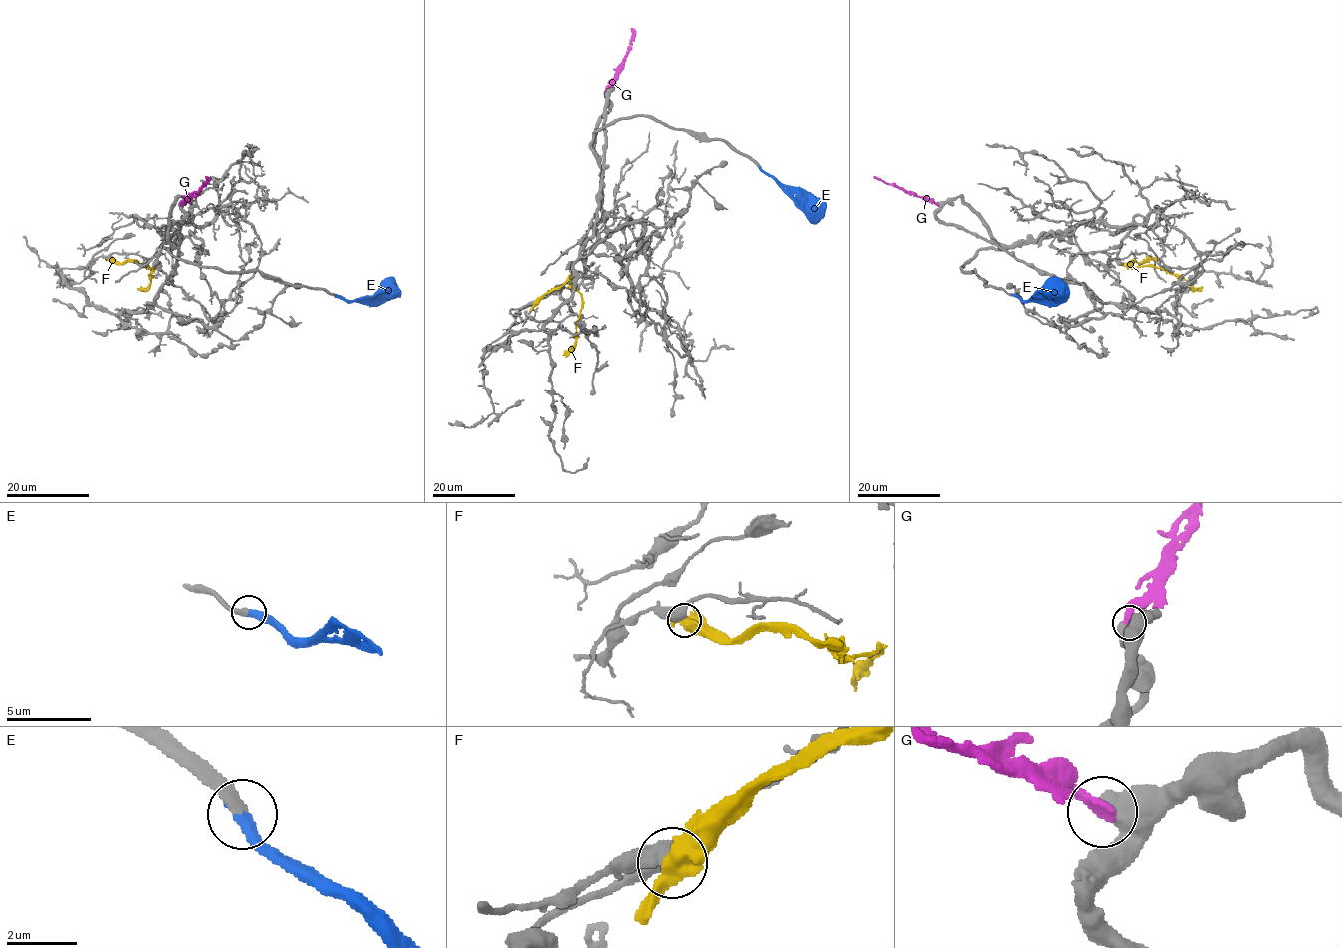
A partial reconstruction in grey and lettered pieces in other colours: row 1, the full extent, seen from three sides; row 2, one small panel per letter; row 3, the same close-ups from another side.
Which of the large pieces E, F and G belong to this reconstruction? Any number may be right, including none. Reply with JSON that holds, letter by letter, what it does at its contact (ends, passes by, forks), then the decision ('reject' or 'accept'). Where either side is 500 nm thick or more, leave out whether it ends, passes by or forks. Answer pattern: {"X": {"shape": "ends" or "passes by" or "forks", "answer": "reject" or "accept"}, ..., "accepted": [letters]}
{"E": {"shape": "ends", "answer": "accept"}, "F": {"answer": "reject"}, "G": {"answer": "reject"}, "accepted": ["E"]}

